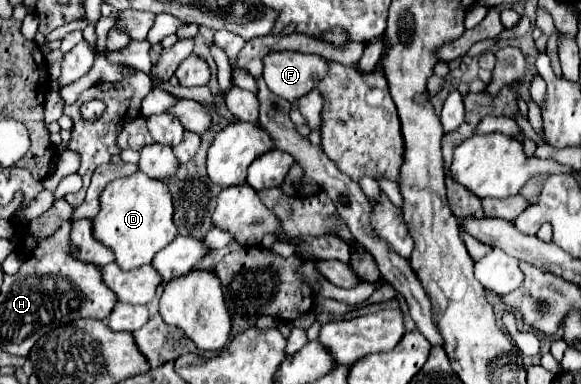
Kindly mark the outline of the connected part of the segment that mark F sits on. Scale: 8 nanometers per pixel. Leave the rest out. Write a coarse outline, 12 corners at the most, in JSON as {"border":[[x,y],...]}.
{"border":[[300,51],[264,55],[270,91],[294,101],[326,75],[328,61]]}

